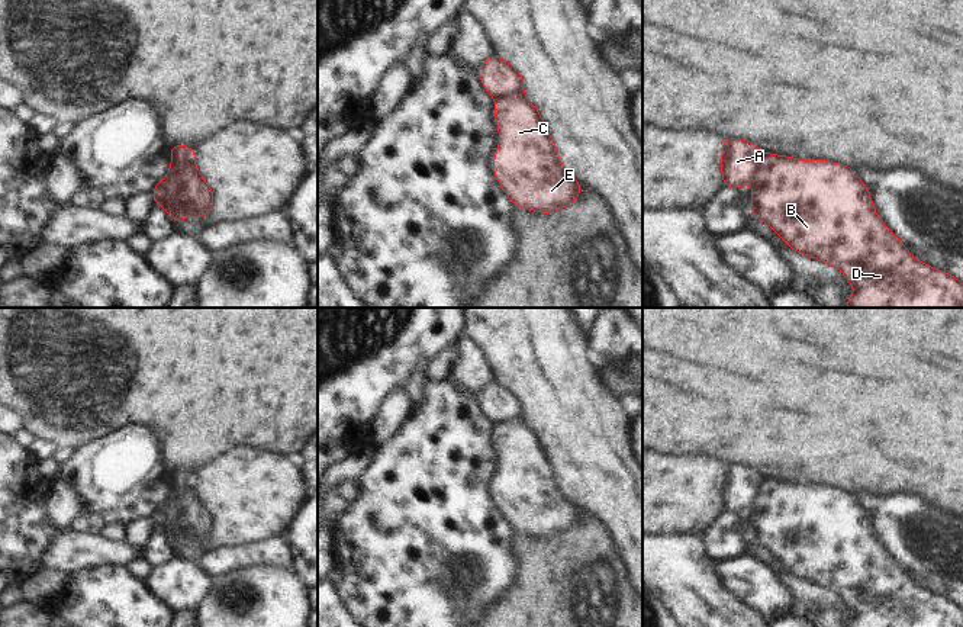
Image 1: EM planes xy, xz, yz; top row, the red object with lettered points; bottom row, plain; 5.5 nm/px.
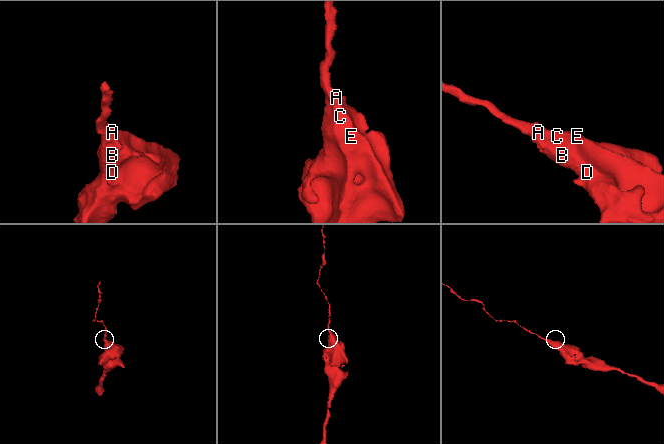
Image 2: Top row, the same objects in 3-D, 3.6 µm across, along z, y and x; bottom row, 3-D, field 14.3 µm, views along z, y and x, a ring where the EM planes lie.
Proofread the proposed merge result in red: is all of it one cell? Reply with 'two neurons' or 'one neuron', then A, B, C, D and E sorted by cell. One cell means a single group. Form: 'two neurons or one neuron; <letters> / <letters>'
two neurons; A / B C D E

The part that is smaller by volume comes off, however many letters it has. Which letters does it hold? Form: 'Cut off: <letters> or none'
Cut off: A

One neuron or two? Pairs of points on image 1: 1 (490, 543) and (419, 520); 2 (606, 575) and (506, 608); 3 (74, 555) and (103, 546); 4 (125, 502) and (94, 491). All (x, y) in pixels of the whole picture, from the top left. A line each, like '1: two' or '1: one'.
1: one
2: one
3: one
4: one

